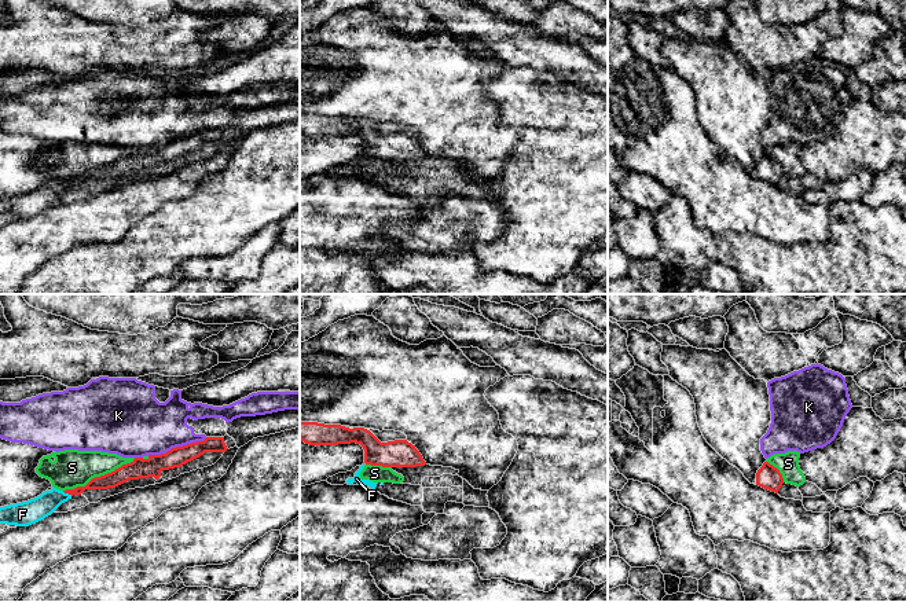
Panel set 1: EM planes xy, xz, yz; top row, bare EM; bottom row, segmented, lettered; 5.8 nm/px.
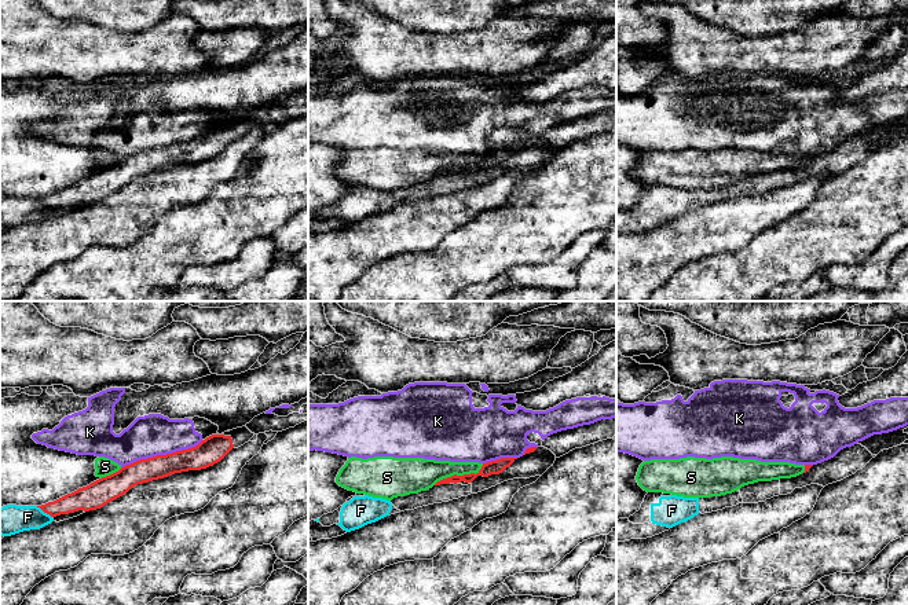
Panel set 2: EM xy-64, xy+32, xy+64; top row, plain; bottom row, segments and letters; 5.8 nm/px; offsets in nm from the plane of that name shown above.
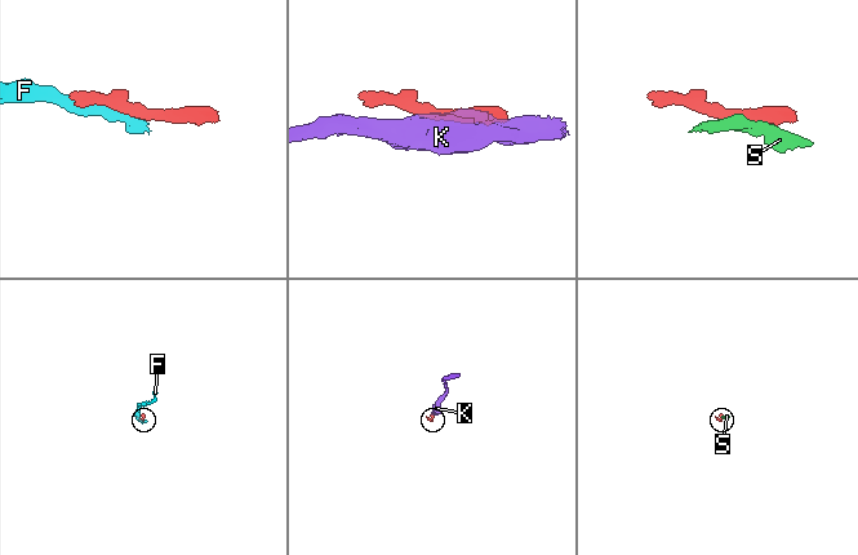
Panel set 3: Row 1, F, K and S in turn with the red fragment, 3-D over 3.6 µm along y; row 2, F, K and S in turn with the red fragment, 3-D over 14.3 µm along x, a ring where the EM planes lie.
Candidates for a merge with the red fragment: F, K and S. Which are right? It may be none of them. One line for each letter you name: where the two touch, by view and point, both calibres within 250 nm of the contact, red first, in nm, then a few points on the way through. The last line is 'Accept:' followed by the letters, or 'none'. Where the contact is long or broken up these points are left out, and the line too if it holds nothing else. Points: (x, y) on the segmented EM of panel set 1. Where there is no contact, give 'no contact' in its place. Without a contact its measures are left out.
Accept: none

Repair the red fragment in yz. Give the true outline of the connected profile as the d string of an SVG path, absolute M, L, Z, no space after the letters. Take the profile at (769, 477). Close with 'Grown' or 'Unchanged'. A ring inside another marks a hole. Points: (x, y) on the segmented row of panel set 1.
M764 462L756 473L756 485L778 493L782 484L784 478L780 470L769 462Z. Unchanged

